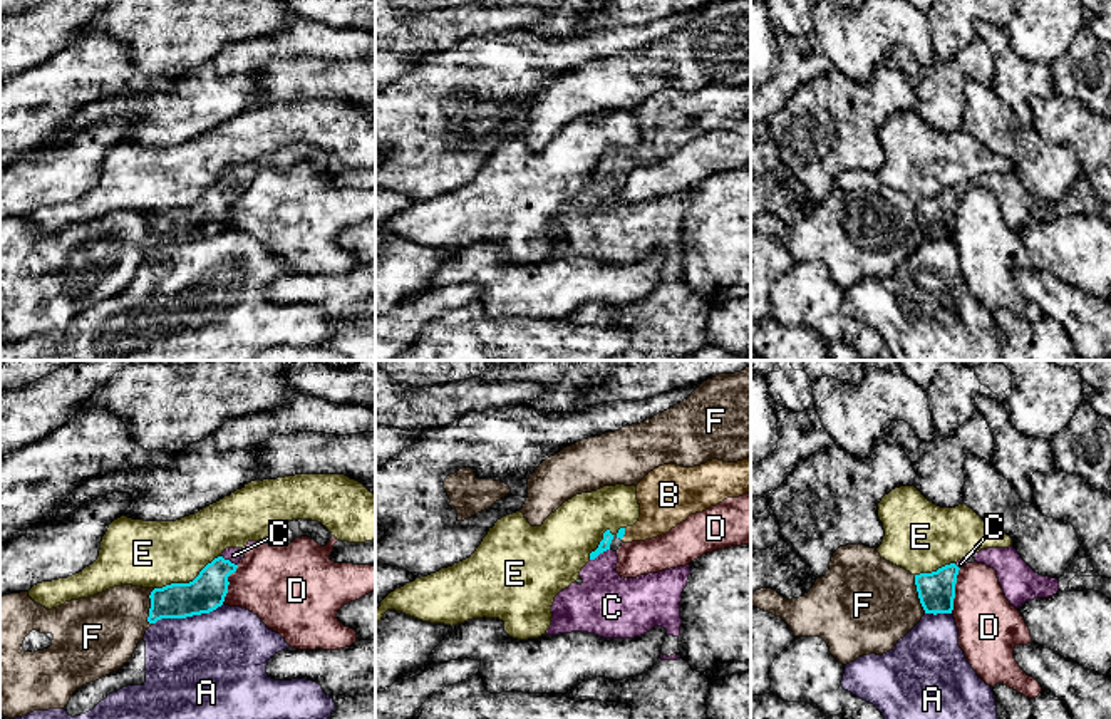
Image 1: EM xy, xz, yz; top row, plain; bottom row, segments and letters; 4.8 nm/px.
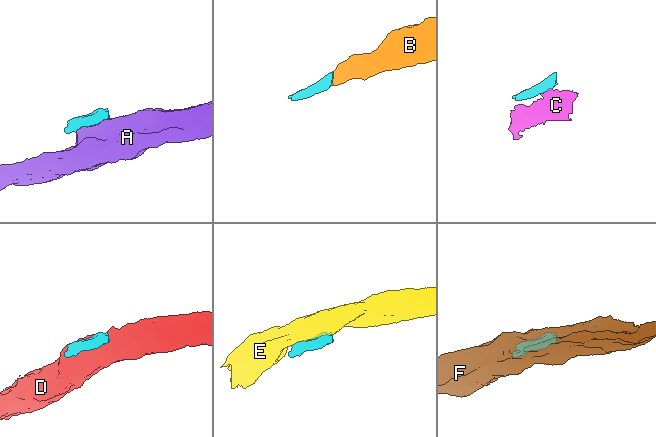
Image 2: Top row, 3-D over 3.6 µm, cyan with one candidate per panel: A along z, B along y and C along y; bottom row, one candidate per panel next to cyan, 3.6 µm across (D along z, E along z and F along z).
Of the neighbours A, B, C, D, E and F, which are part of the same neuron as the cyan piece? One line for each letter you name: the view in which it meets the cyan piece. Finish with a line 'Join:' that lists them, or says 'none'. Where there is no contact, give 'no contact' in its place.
B: xz
C: xz
Join: B, C

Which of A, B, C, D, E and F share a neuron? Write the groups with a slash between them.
A / B C / D / E / F

